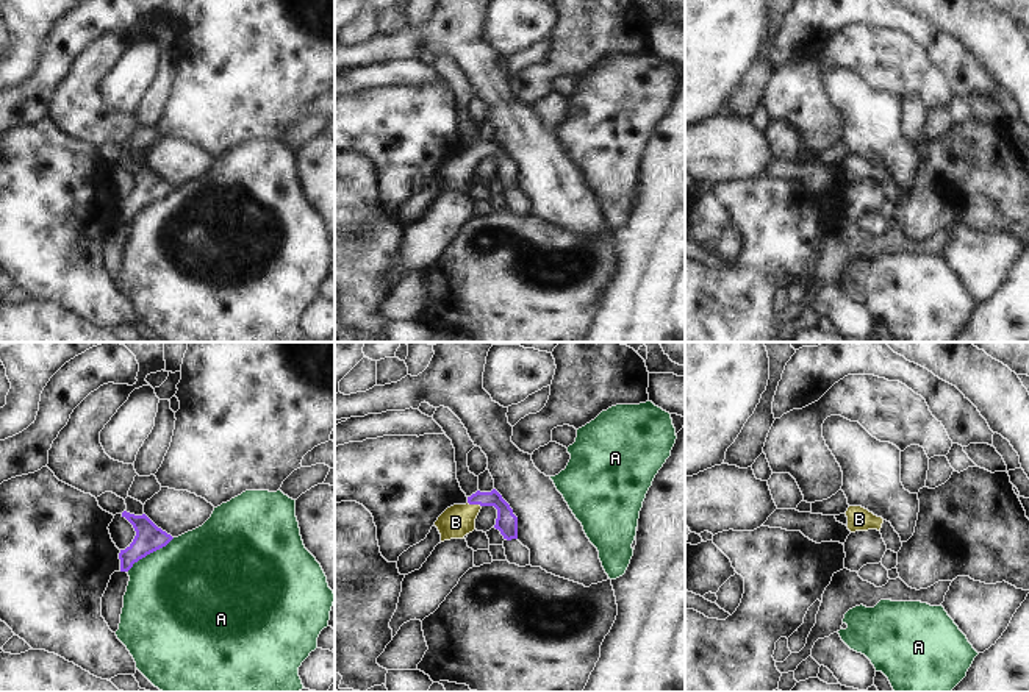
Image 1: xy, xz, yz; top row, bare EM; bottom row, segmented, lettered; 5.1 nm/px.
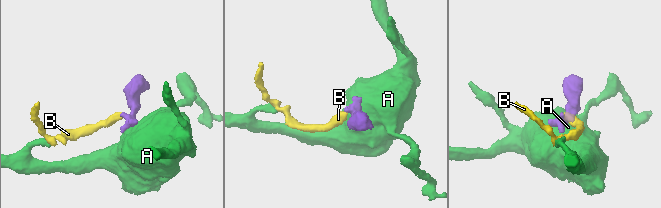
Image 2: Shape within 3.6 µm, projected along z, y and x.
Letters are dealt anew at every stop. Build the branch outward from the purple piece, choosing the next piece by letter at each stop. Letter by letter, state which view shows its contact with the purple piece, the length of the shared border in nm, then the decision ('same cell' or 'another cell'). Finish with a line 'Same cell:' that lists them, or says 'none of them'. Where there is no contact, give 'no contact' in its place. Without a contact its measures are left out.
A: contact in xy; length 300 nm; another cell
B: contact in xz; length 80 nm; same cell
Same cell: B

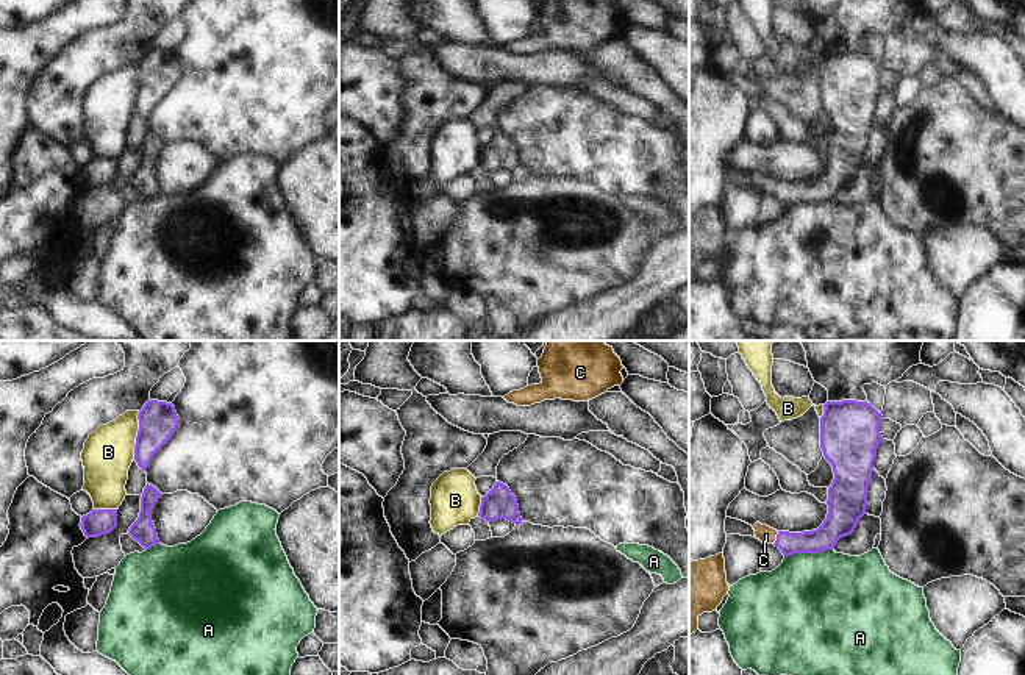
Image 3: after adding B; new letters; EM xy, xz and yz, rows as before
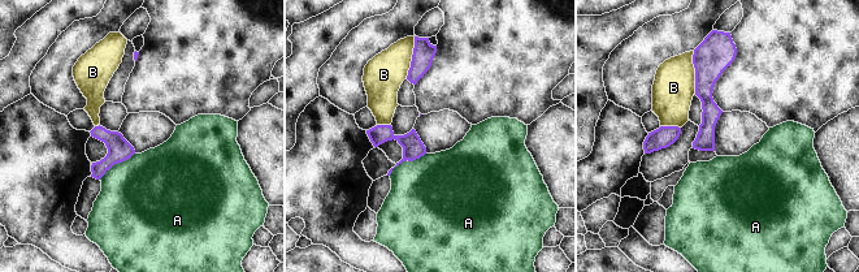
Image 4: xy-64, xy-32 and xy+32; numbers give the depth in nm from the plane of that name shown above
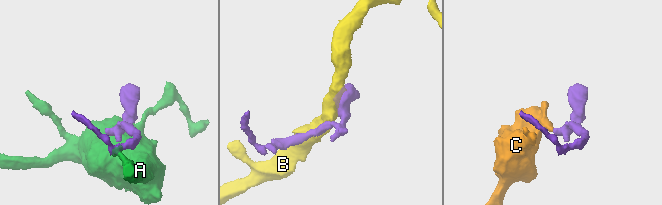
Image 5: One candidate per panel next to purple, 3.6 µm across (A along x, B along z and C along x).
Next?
A: contact in yz; length 260 nm; another cell
B: contact in xy; length 260 nm; another cell
C: contact in yz; length 80 nm; same cell
Same cell: C

